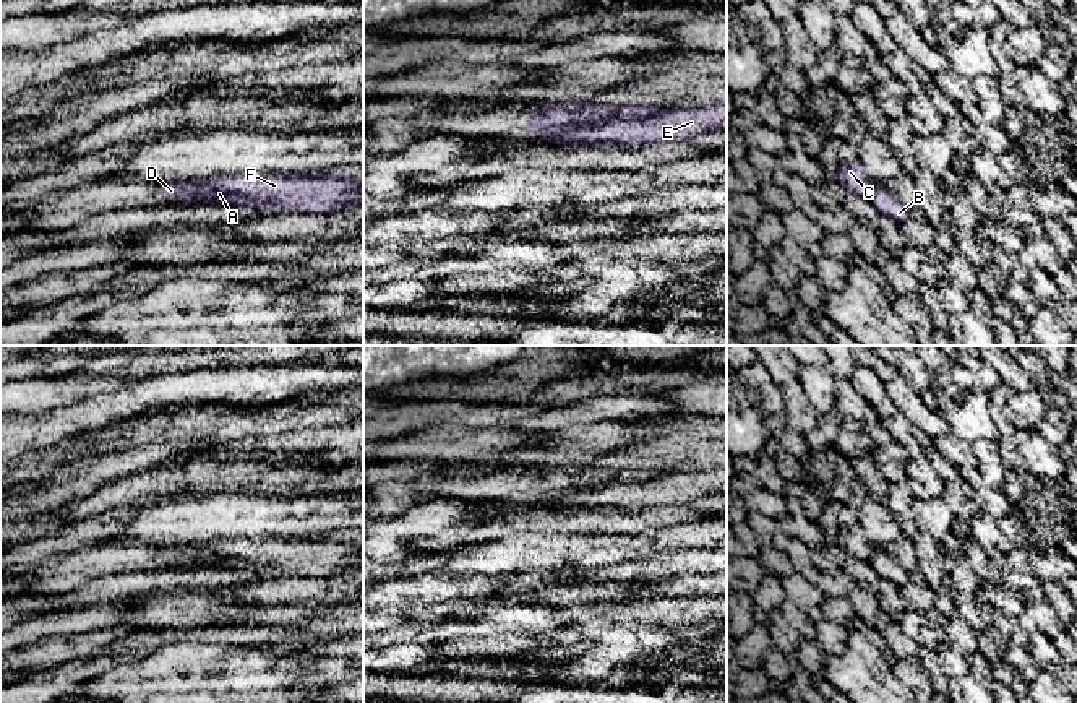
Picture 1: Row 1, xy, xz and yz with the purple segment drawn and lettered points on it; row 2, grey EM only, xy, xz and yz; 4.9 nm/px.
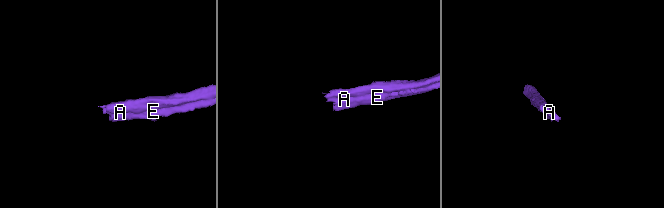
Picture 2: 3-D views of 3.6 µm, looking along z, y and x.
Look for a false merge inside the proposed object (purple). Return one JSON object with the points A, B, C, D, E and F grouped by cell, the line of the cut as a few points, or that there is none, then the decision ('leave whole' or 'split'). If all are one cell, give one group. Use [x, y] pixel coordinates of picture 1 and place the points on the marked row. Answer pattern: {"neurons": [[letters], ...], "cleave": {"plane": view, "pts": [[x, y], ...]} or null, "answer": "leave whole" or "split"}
{"neurons": [["A", "B", "E", "F"], ["C", "D"]], "cleave": {"plane": "xz", "pts": [[662, 111], [630, 119], [570, 122], [549, 137]]}, "answer": "split"}

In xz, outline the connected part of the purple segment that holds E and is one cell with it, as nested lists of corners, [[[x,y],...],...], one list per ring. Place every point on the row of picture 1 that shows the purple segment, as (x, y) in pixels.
[[[727,106],[670,109],[644,119],[569,123],[548,136],[551,144],[626,144],[691,141],[706,132],[727,130]]]

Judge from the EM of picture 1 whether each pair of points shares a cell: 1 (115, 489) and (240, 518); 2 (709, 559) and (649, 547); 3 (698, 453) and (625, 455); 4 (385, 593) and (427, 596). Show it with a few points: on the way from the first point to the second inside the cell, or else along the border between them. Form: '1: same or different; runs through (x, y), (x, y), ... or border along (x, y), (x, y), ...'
1: different; border along (210, 494), (172, 499)
2: different; border along (665, 551), (628, 560)
3: same; runs through (680, 453), (643, 455)
4: same; runs through (394, 593), (417, 593)

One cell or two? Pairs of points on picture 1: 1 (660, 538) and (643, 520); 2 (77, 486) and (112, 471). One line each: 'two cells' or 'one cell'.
1: two cells
2: one cell

